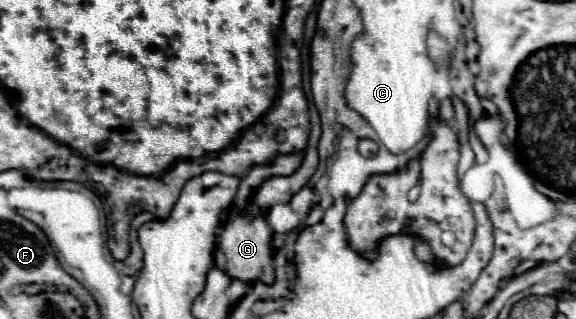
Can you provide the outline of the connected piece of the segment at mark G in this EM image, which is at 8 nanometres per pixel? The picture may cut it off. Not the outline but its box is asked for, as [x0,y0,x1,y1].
[219,214,273,284]

